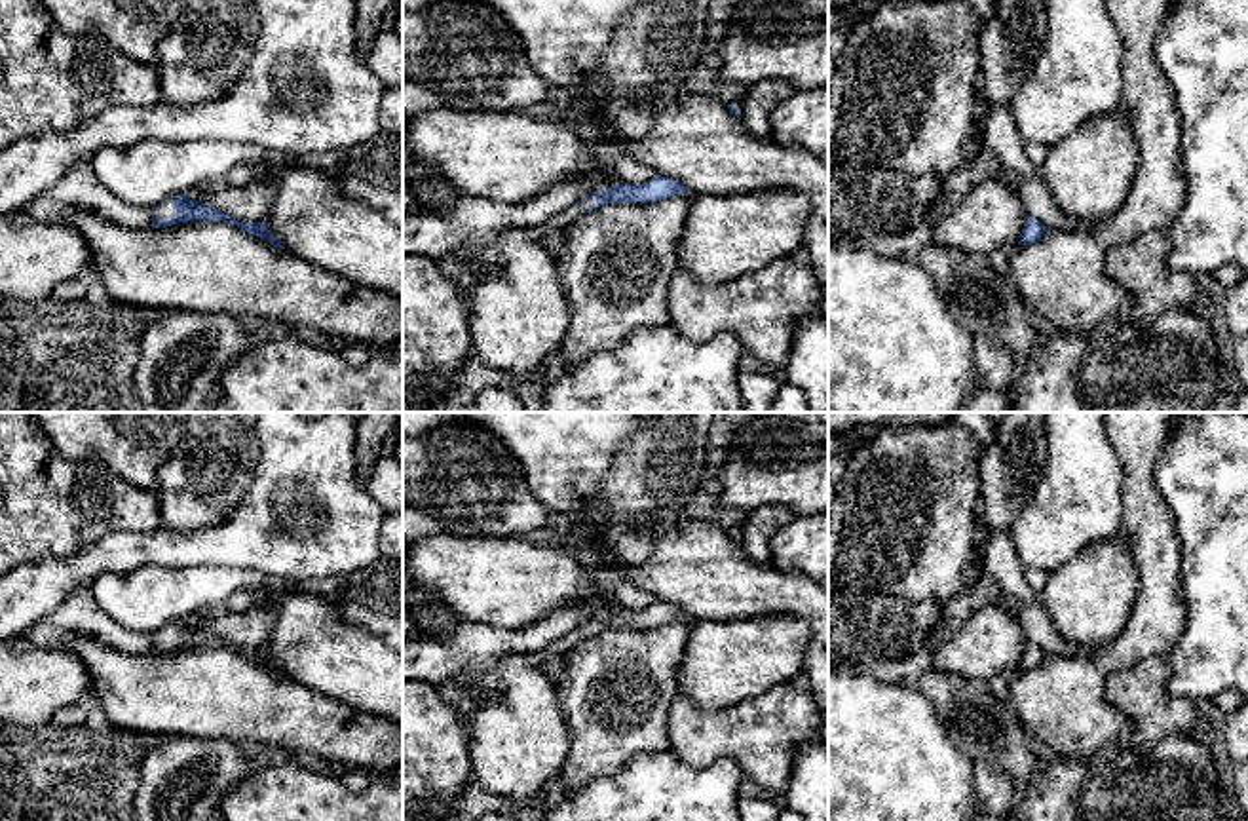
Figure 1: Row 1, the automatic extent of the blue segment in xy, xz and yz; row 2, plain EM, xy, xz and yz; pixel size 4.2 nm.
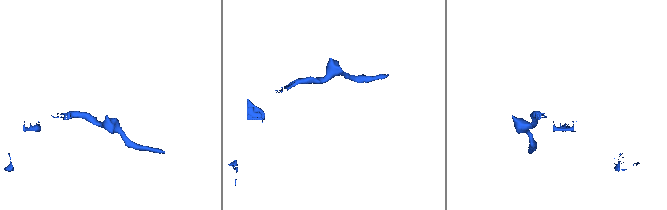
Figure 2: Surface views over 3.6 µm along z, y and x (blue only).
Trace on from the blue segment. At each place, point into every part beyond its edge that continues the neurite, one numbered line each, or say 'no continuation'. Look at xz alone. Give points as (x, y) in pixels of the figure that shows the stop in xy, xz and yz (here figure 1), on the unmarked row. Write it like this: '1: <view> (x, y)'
1: xz (559, 649)

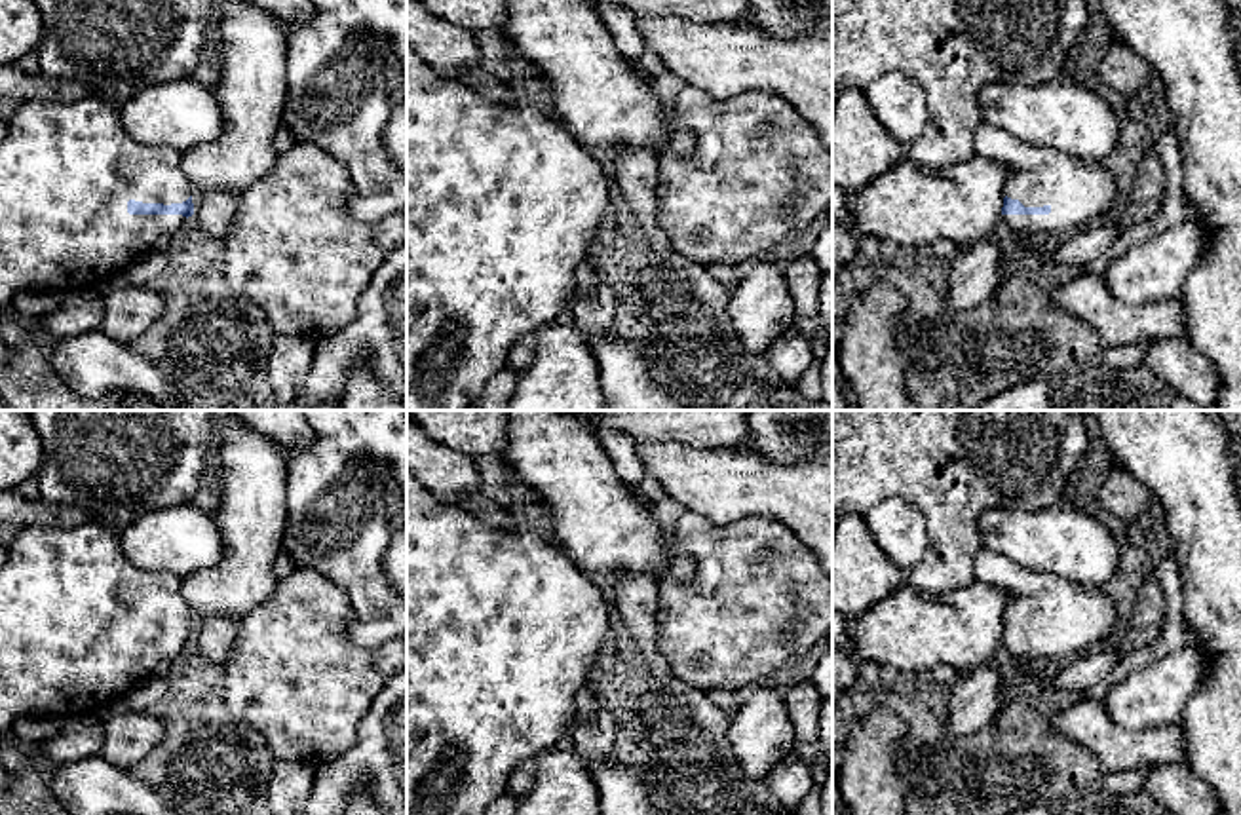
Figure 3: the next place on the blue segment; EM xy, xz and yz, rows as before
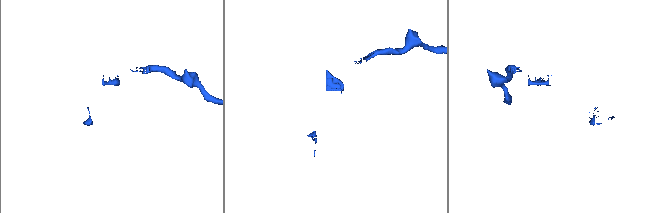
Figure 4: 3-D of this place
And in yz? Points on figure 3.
1: yz (1080, 618)

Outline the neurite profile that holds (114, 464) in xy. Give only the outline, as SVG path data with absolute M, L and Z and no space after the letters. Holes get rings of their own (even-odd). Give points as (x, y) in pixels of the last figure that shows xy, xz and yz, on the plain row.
M29 410L40 435L40 500L82 507L114 534L146 511L190 502L209 481L209 410Z

